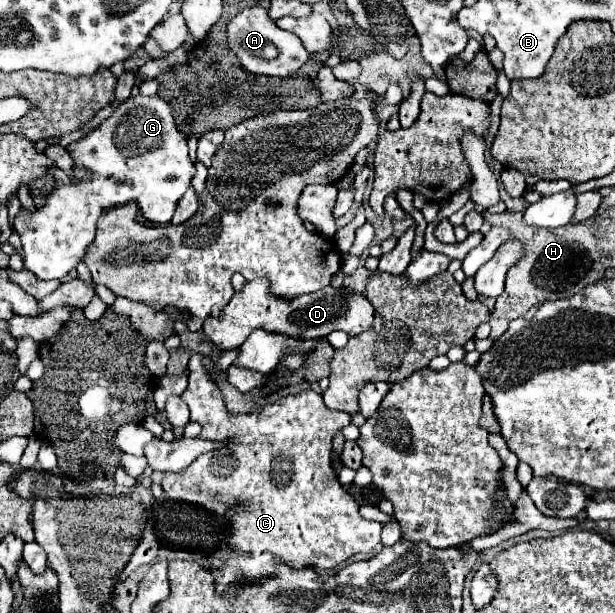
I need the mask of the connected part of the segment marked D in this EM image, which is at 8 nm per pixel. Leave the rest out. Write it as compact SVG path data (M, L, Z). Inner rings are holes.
M257 278L245 282L243 290L233 294L231 302L223 308L223 312L217 318L205 320L203 332L205 338L217 344L221 350L231 350L239 348L255 328L281 332L299 340L325 338L333 330L343 330L349 336L357 336L373 324L373 314L375 314L373 304L361 292L345 290L345 286L333 288L329 284L313 294L303 294L293 300L281 300L279 296L273 296L273 292L269 292L269 280Z

